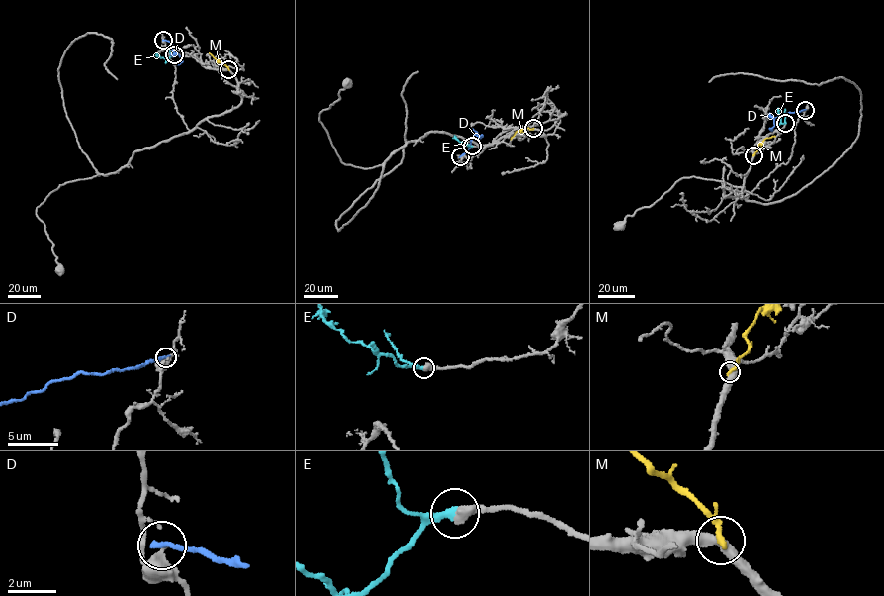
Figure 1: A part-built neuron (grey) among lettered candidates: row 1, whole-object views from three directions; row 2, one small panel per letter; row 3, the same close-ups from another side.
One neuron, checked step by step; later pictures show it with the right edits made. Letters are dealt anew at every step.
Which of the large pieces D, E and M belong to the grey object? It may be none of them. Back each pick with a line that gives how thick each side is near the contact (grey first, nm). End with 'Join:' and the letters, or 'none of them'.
E: calibres 480 and 320 nm
Join: E

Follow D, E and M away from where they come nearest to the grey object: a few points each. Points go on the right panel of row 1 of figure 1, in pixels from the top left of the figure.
D: (805, 110), (773, 118), (772, 129)
E: (785, 123), (781, 123), (780, 109)
M: (753, 154), (758, 144), (775, 136)

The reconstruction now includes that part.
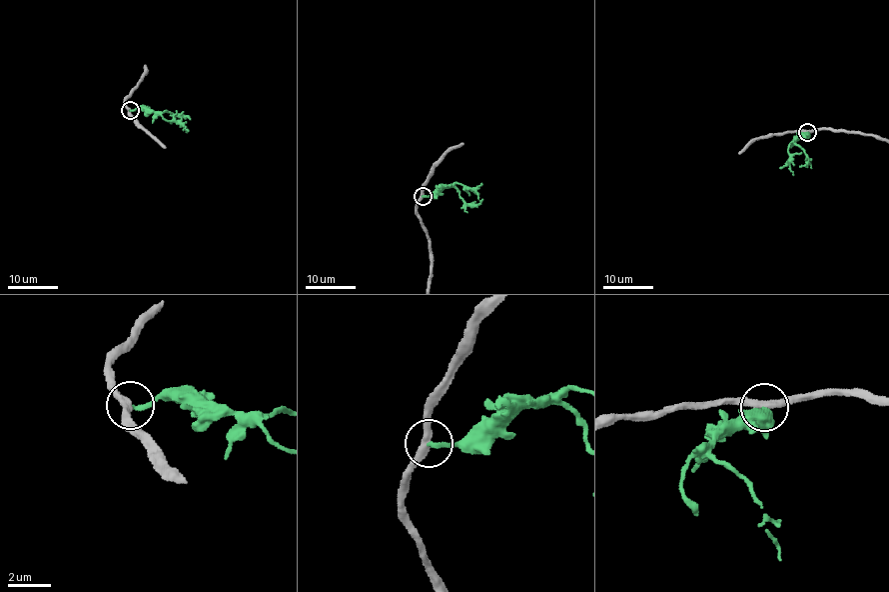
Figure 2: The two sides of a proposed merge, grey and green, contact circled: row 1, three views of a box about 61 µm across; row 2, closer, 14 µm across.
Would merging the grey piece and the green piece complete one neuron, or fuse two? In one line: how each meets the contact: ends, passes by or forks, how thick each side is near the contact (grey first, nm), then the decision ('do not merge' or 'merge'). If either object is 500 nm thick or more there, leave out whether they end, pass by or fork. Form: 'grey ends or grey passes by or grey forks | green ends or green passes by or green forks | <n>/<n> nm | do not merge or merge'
grey passes by | green ends | 320/200 nm | do not merge

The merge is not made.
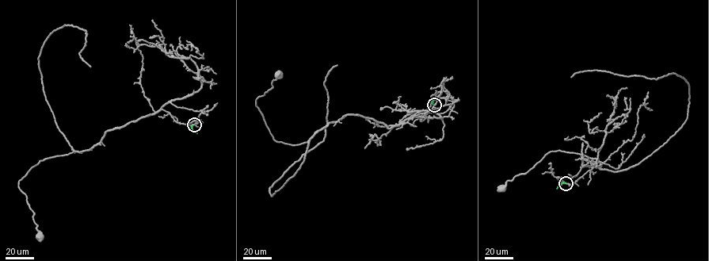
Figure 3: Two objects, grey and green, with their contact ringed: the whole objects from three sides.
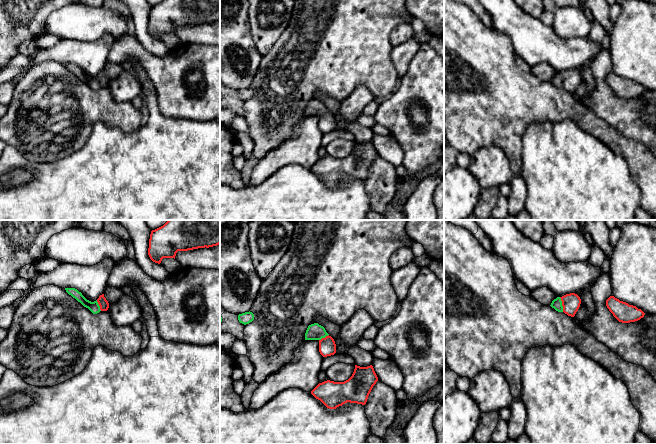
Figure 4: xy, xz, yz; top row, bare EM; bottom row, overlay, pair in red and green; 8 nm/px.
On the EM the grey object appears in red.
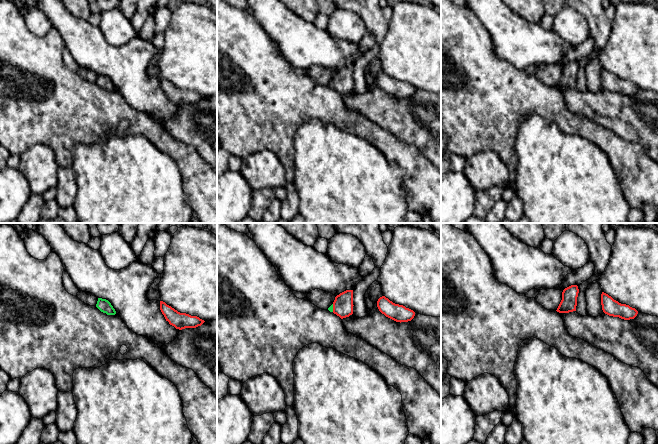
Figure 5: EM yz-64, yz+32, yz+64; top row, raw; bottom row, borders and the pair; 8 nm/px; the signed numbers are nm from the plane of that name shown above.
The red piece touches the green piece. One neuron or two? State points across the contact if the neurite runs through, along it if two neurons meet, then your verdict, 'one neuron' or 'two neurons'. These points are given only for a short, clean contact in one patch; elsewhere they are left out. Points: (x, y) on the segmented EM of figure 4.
way yz (571, 302), (569, 304), (562, 304), (556, 303); one neuron

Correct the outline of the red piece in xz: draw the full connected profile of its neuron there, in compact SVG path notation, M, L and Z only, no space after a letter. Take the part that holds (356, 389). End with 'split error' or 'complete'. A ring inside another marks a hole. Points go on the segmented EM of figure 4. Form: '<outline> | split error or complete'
M355 365L352 376L344 382L324 381L319 383L311 394L327 408L336 409L343 404L357 403L365 405L378 377L372 365Z | complete

